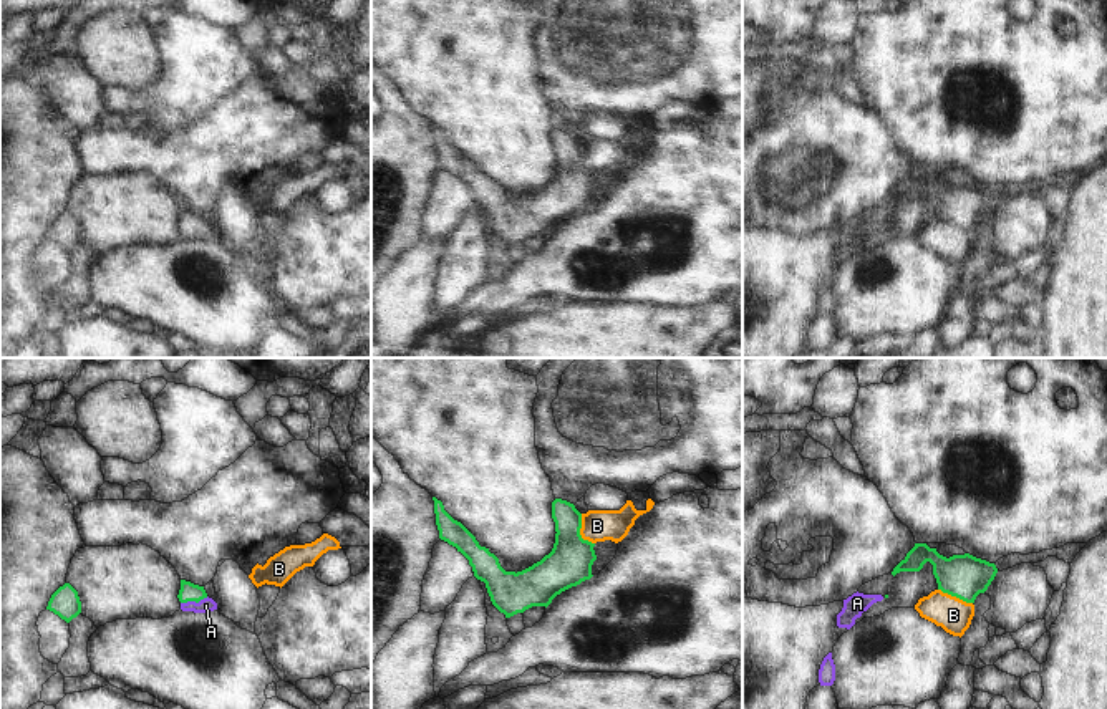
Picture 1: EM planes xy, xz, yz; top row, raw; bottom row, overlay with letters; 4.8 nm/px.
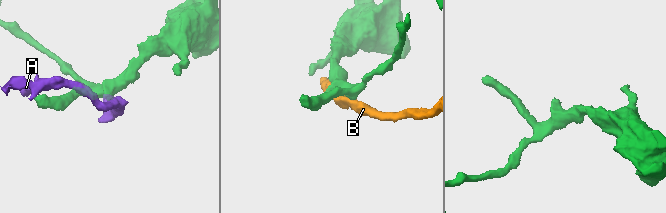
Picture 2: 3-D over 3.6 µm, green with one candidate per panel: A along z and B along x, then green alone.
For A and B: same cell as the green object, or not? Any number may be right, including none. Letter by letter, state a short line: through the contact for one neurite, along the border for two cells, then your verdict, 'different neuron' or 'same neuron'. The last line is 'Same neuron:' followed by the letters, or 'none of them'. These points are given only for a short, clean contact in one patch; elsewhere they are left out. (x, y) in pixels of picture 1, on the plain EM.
A: xy (189, 221), (194, 229), (206, 234) | same neuron
B: different neuron
Same neuron: A

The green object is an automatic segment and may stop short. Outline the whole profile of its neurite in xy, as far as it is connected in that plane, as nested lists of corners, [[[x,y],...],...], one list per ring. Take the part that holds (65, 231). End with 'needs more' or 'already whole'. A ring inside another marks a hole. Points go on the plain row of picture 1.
[[[65,212],[51,224],[46,239],[70,252],[81,242],[78,220],[70,212]]]; already whole

